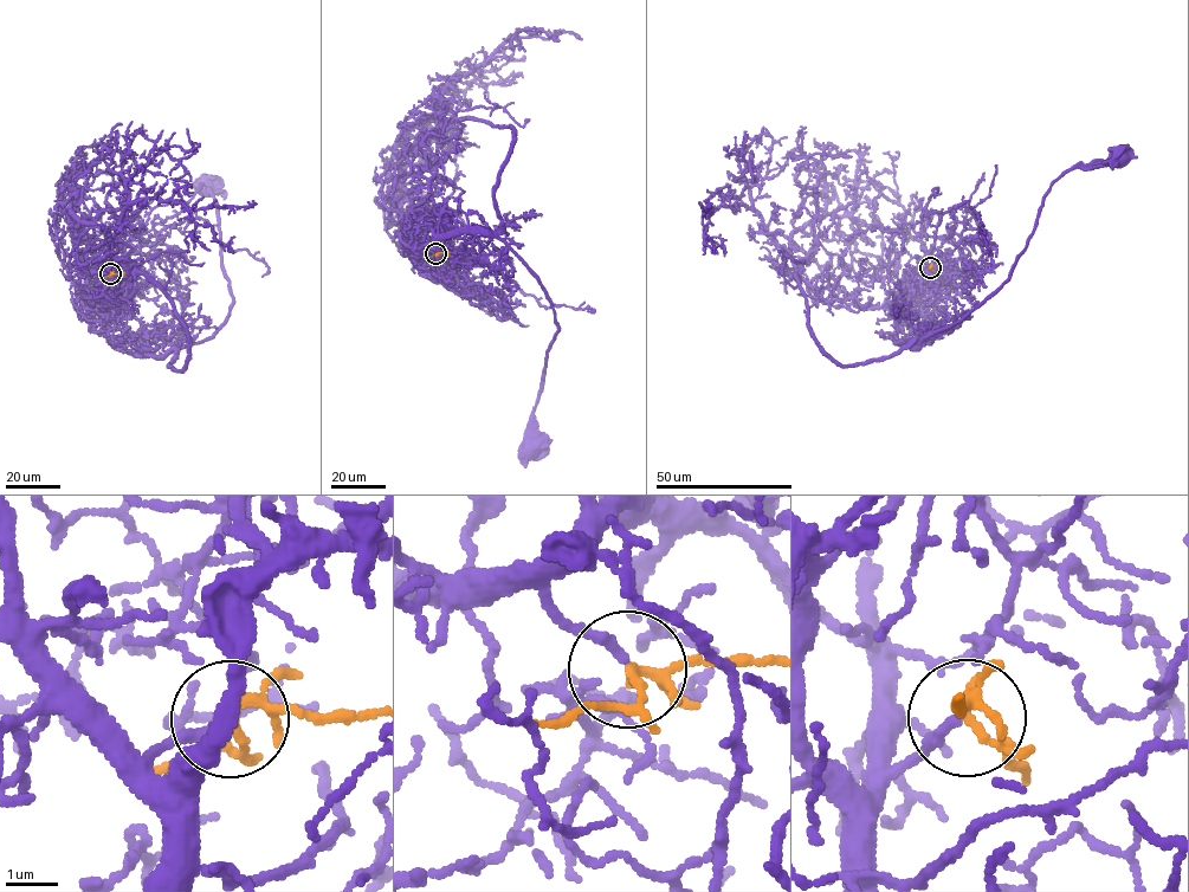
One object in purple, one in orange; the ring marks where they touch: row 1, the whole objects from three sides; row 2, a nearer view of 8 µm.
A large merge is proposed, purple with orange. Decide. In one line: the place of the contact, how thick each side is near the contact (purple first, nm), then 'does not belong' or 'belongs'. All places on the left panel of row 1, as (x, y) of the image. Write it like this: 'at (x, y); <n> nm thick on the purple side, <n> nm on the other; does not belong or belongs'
at (110, 273); 140 nm thick on the purple side, 150 nm on the other; belongs

